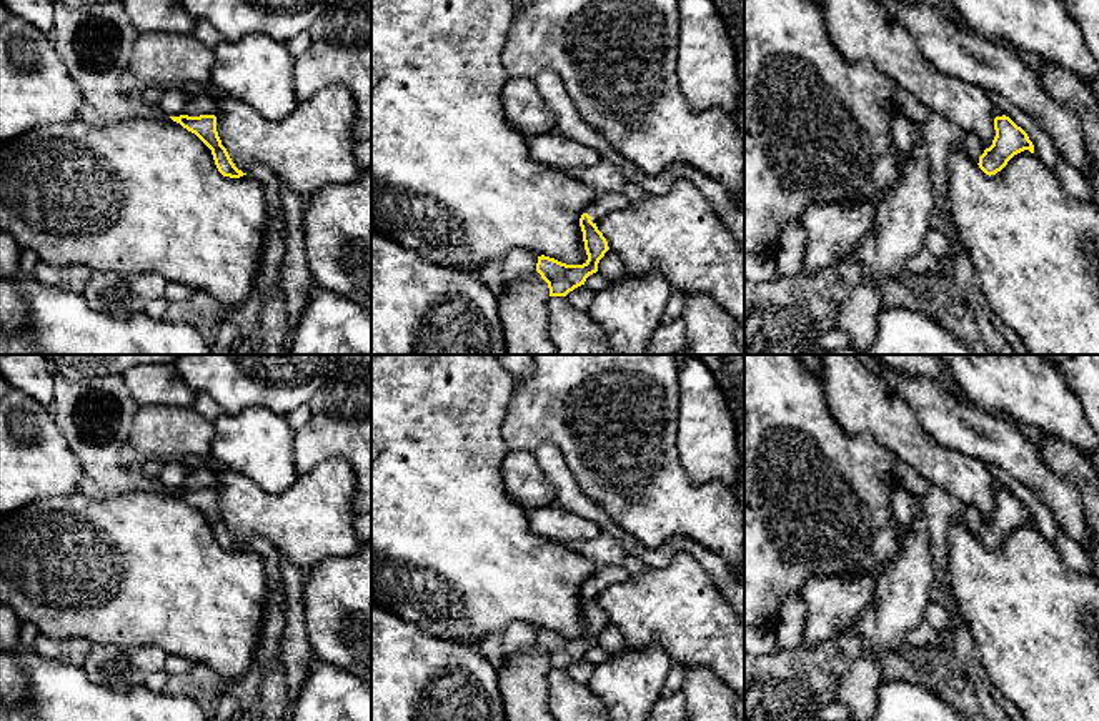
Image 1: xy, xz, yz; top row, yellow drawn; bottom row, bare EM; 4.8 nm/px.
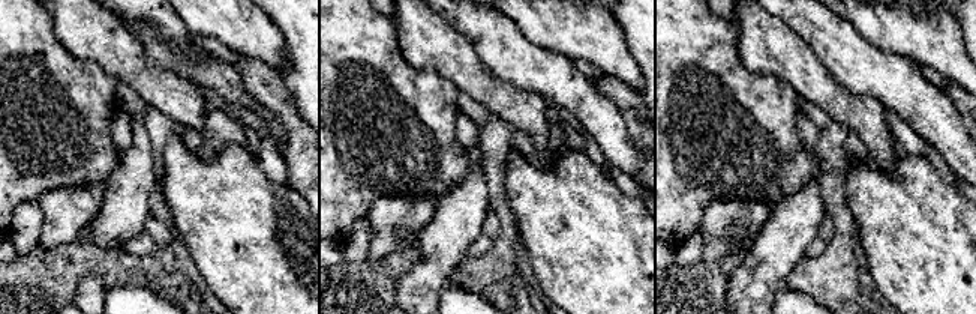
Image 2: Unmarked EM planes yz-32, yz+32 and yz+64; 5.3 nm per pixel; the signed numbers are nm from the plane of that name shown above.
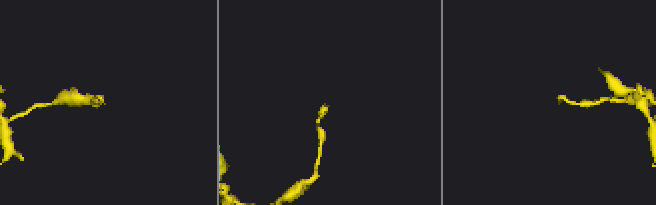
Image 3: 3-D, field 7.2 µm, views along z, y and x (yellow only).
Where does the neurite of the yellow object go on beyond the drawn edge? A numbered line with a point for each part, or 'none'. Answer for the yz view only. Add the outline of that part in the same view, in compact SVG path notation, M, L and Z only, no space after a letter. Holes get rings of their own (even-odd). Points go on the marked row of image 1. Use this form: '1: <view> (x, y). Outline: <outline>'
1: yz (973, 147). Outline: M966 133L959 143L959 147L964 150L964 153L976 163L979 163L979 157L984 153L986 147L984 143L974 135Z

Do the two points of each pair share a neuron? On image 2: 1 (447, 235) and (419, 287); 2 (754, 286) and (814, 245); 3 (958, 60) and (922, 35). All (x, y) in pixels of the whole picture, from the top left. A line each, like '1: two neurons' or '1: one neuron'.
1: one neuron
2: two neurons
3: one neuron

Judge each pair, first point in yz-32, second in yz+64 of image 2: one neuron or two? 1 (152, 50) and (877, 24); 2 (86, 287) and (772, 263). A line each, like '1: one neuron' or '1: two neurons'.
1: two neurons
2: one neuron

